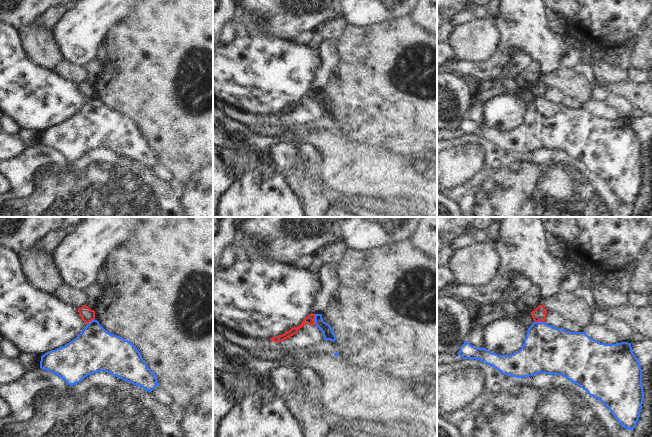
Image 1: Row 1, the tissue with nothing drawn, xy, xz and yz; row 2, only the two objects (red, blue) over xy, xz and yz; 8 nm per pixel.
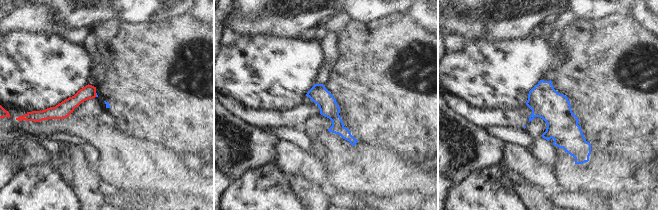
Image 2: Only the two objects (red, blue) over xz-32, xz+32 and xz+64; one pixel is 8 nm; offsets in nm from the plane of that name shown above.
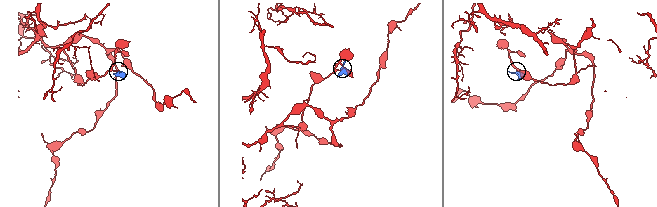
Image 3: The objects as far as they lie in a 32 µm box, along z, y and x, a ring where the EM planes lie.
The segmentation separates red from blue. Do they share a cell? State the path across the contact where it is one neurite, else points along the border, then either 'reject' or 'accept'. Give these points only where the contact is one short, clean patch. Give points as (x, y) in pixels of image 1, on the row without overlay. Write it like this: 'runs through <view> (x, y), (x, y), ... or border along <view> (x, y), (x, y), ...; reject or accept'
border along xz (313, 90), (315, 100); reject

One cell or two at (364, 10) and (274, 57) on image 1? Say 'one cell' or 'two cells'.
two cells

